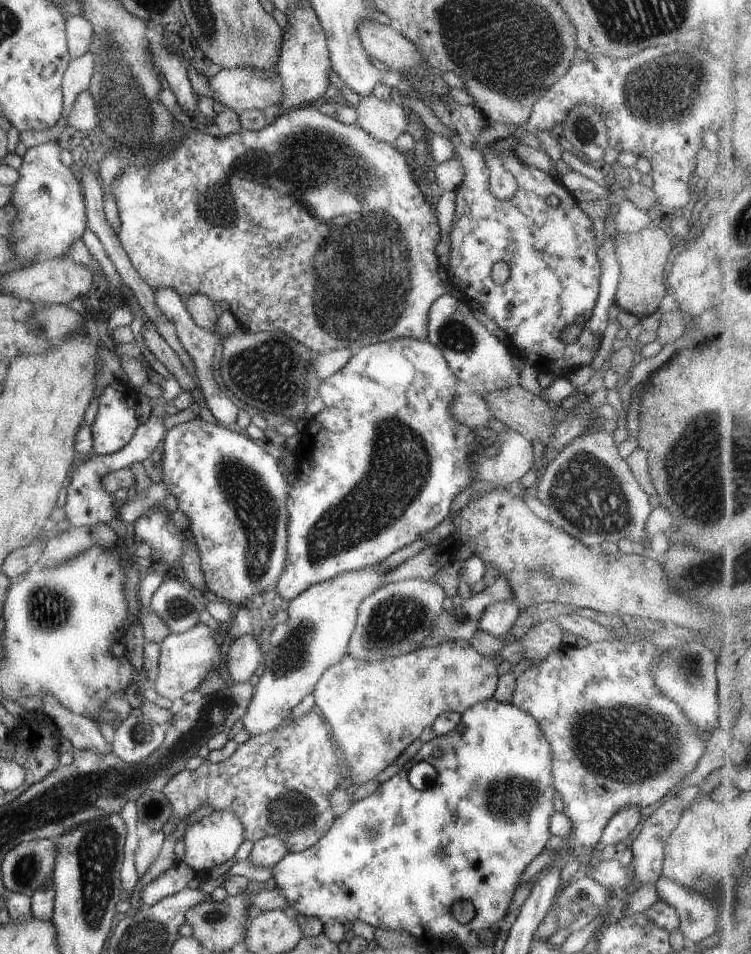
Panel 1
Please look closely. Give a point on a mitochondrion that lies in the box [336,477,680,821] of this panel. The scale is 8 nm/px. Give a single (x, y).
(395, 621)

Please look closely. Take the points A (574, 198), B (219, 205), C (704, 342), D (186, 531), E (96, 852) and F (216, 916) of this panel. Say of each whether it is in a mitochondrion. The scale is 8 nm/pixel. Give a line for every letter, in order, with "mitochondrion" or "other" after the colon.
A: other
B: mitochondrion
C: other
D: other
E: mitochondrion
F: mitochondrion

